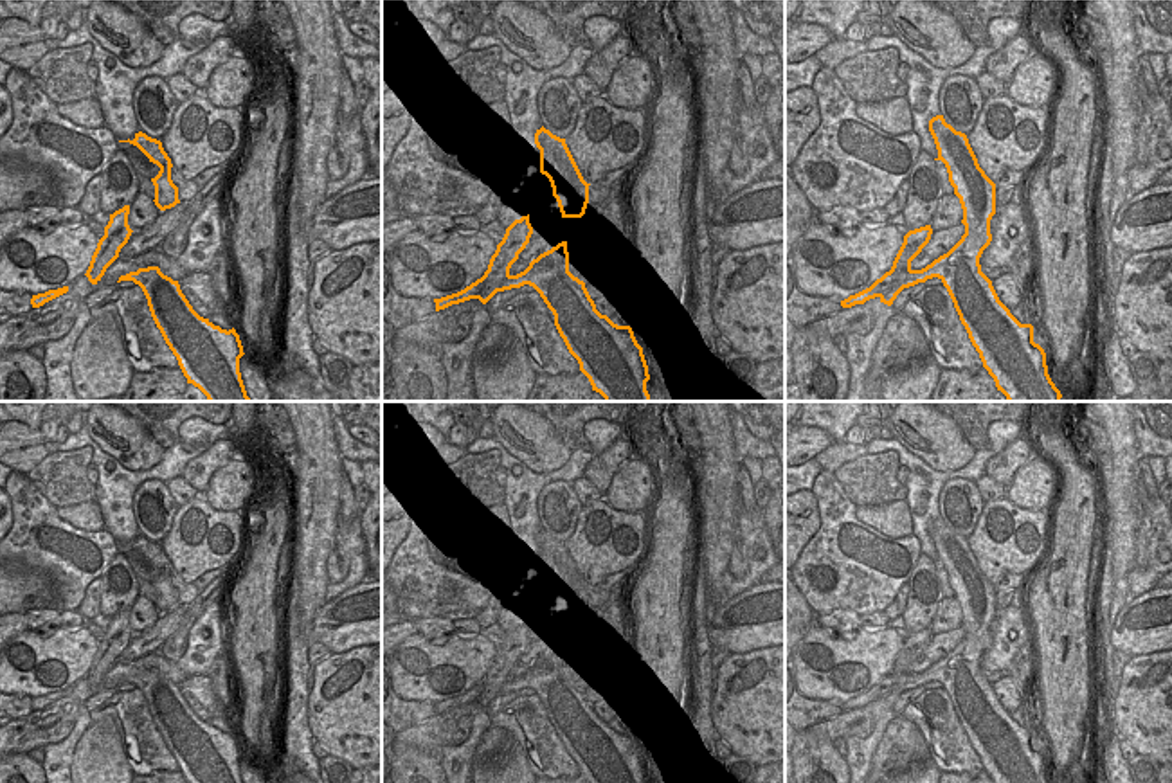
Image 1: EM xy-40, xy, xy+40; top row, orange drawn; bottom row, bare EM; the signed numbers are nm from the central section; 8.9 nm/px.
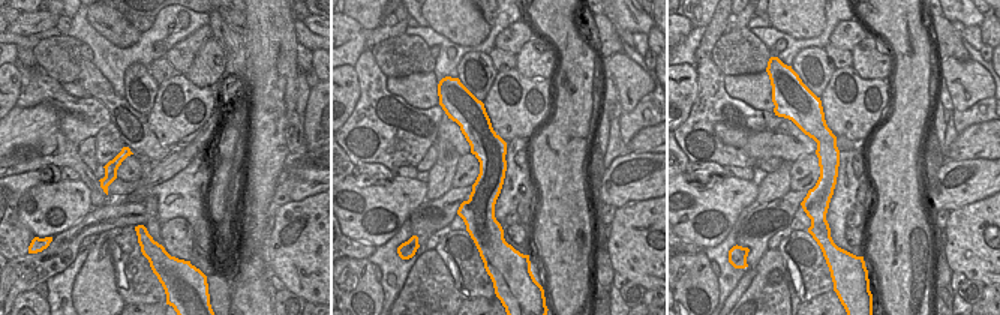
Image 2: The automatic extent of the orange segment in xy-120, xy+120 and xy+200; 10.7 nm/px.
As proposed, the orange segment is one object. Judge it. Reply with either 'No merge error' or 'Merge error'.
Merge error

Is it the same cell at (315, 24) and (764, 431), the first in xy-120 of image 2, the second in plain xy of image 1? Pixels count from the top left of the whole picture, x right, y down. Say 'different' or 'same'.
same

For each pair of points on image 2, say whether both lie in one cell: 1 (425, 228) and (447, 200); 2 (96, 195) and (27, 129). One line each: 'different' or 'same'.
1: same
2: same

